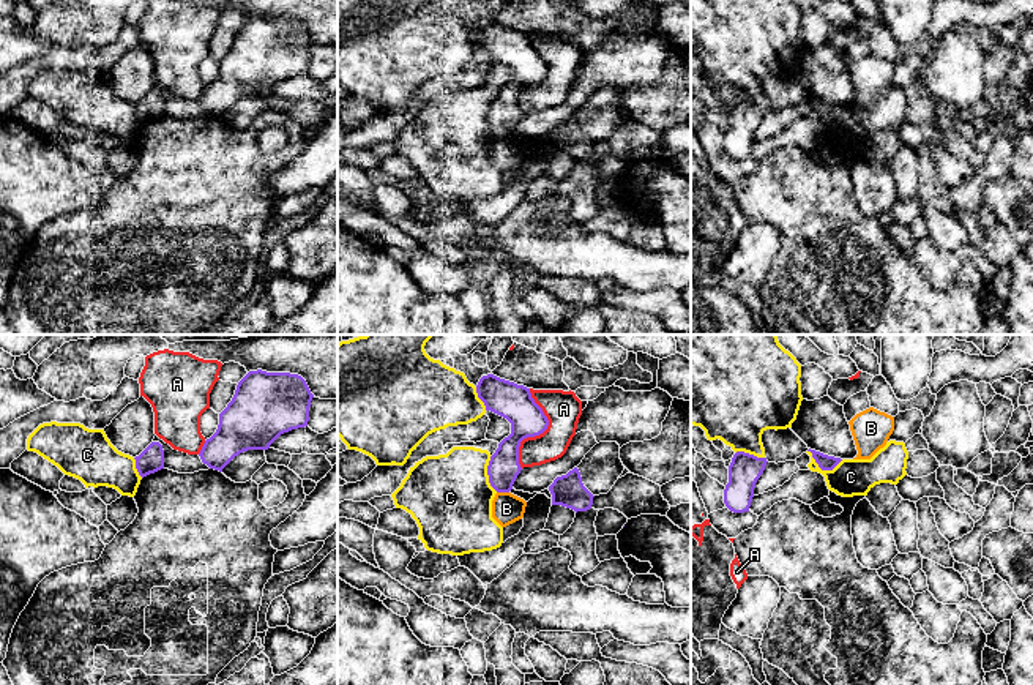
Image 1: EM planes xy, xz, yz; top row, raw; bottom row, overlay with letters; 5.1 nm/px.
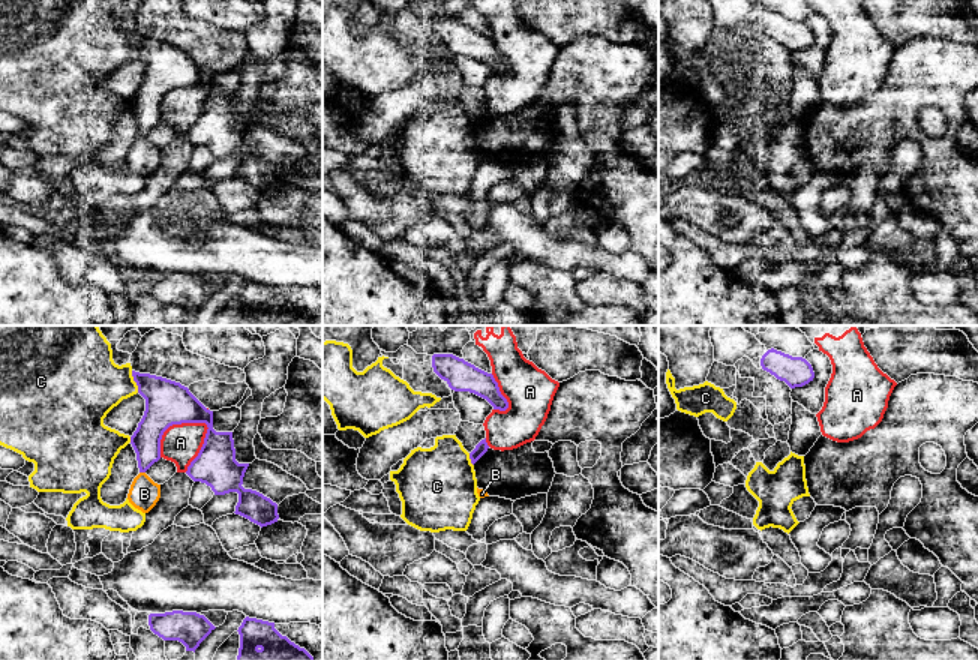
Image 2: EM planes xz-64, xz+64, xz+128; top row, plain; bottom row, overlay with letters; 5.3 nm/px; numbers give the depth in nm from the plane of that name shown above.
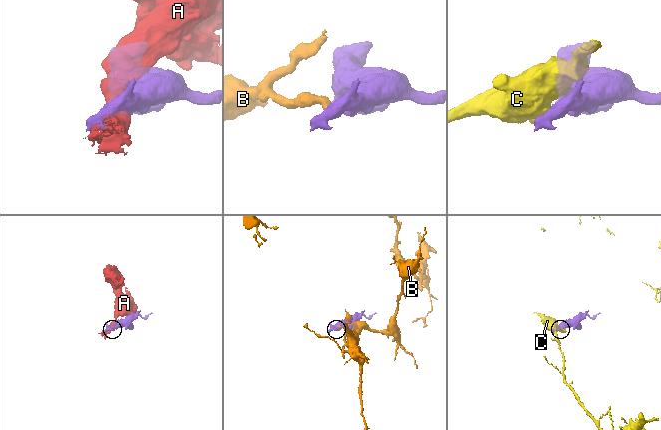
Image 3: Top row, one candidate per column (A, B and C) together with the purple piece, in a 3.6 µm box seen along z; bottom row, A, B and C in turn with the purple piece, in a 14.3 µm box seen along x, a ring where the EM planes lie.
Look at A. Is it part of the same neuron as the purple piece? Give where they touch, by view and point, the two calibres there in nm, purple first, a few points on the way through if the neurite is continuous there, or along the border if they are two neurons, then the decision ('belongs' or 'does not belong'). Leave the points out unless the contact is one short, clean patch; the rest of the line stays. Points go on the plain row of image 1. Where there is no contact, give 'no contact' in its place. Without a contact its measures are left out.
contact xz (540, 79); calibres 190 and 190 nm; does not belong

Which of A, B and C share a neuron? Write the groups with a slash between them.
A / B / C

